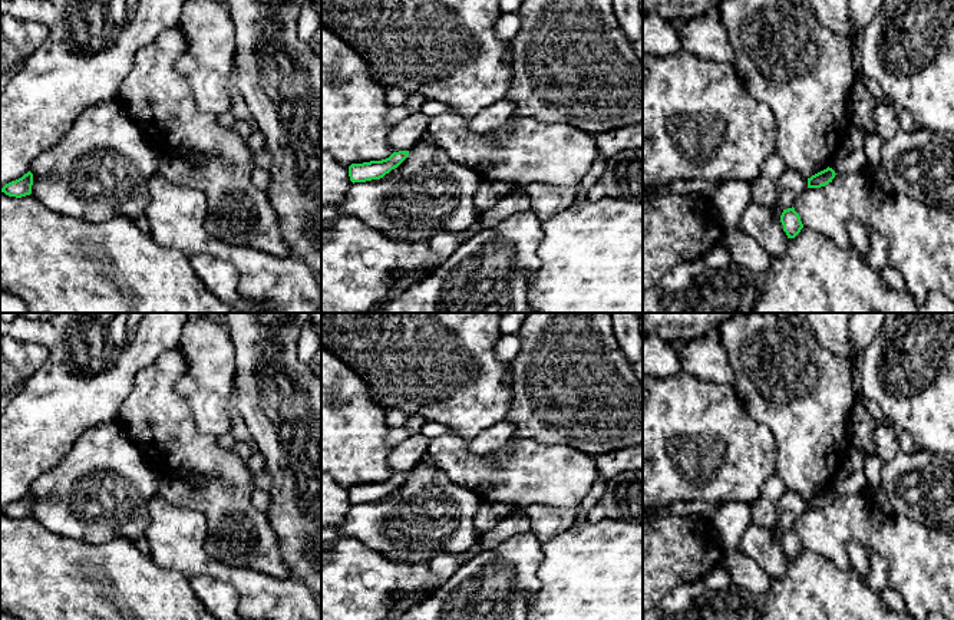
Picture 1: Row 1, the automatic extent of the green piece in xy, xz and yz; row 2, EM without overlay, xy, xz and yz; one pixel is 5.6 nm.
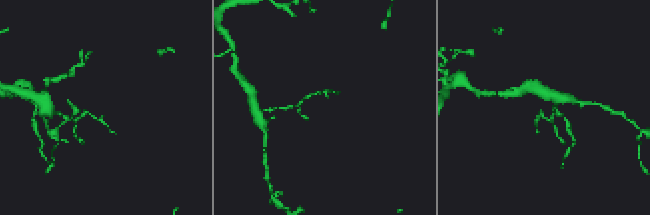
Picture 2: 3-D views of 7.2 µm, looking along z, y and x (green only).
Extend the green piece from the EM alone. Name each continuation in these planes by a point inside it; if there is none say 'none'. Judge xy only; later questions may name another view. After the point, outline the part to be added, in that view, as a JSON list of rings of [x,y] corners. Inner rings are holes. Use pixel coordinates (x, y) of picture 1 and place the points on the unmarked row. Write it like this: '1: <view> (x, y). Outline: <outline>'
none

